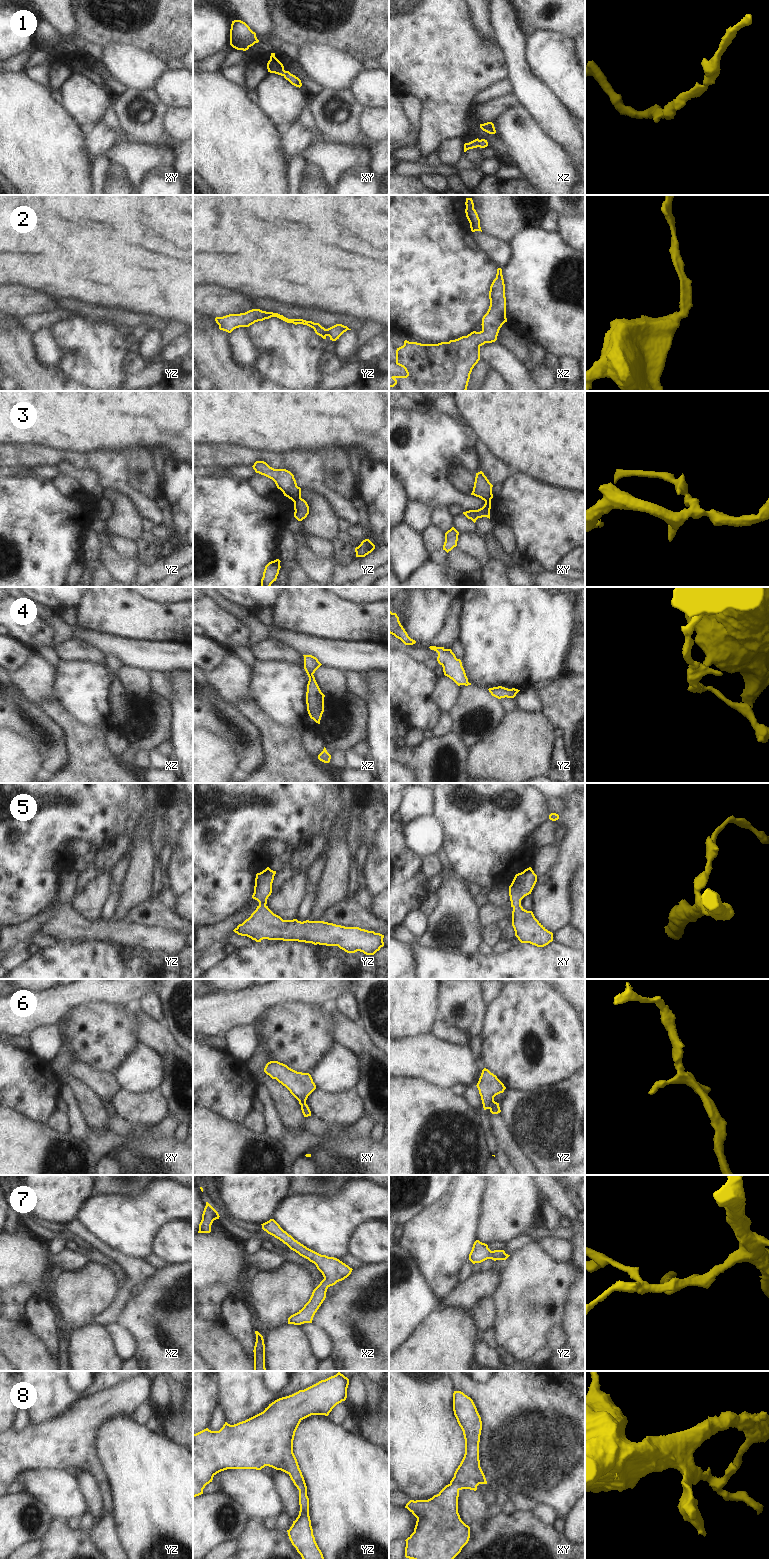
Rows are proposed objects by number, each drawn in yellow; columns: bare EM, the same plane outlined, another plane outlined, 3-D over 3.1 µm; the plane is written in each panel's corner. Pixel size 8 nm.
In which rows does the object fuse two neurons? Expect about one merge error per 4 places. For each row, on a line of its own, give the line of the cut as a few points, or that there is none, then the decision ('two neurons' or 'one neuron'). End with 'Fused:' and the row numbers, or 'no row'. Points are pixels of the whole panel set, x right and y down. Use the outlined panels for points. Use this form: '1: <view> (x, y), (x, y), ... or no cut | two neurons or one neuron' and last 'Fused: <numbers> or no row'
1: no cut | one neuron
2: no cut | one neuron
3: yz (300, 496), (294, 502) | two neurons
4: no cut | one neuron
5: no cut | one neuron
6: no cut | one neuron
7: no cut | one neuron
8: no cut | one neuron
Fused: 3

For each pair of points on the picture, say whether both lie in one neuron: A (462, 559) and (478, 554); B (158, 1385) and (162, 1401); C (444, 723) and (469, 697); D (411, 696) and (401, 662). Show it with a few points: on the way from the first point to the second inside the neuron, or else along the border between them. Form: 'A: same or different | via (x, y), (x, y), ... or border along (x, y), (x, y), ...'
A: different | border along (456, 546), (475, 558), (482, 566)
B: same | via (160, 1389), (160, 1397)
C: different | border along (447, 712), (450, 718), (451, 730)
D: same | via (408, 688), (401, 679), (401, 670)

